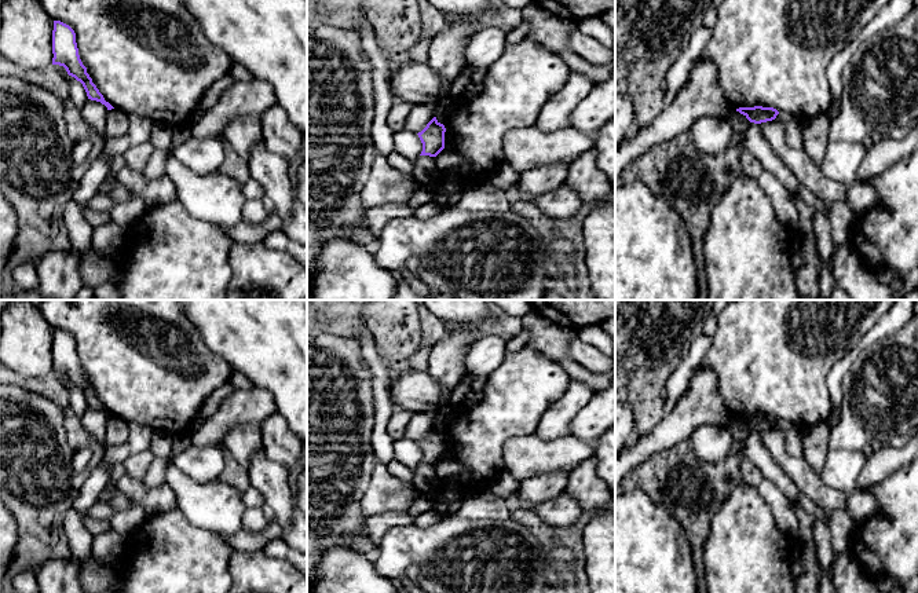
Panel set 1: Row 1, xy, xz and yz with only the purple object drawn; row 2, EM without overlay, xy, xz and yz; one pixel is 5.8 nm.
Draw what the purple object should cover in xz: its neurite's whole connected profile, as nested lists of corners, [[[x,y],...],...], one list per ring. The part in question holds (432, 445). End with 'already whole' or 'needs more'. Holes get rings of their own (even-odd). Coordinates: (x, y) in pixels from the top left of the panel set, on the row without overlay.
[[[434,425],[427,435],[417,442],[423,451],[420,464],[436,465],[445,457],[445,440],[445,433]]] | already whole

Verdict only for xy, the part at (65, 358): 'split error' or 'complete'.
complete

